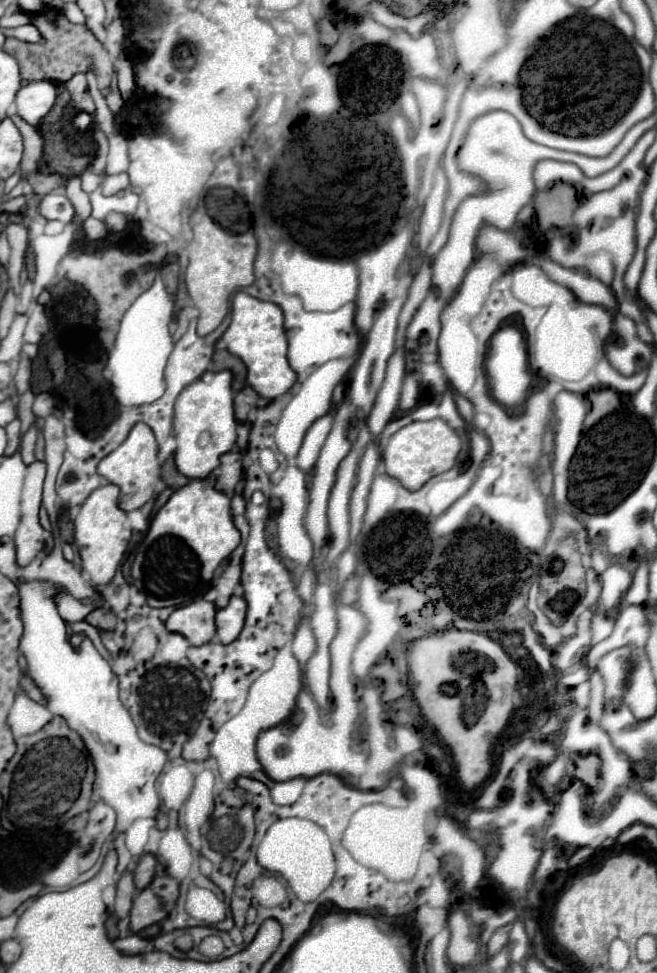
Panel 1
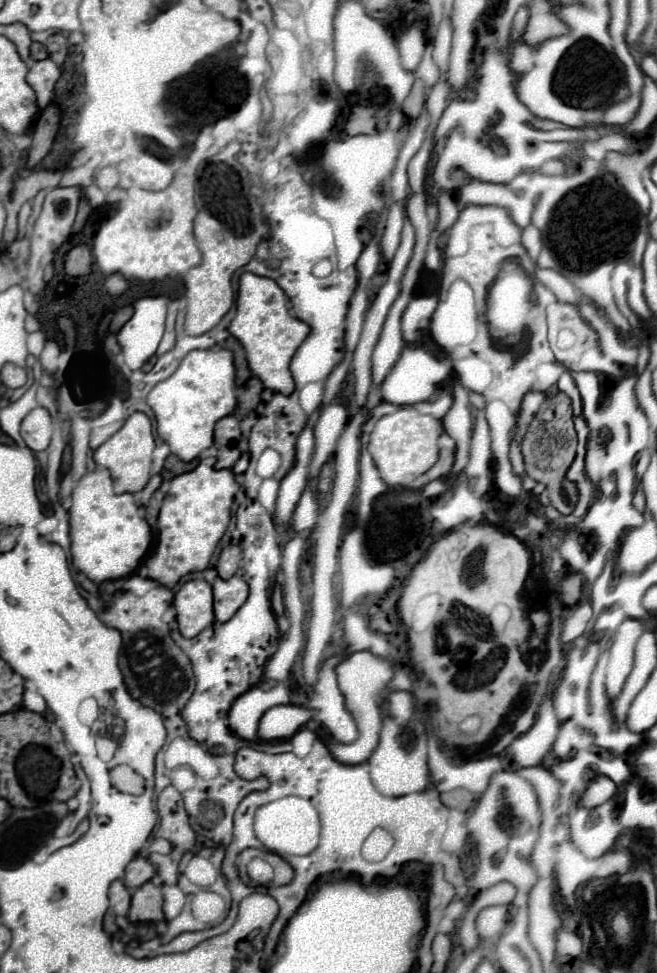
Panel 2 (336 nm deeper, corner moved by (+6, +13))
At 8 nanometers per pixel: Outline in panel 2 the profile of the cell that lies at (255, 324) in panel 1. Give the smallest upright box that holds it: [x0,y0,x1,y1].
[229,272,311,396]

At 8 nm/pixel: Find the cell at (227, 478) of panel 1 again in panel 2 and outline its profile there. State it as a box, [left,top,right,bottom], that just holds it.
[215,416,241,468]

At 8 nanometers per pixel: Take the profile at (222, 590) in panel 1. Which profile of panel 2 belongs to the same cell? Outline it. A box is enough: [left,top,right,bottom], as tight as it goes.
[217,546,239,580]

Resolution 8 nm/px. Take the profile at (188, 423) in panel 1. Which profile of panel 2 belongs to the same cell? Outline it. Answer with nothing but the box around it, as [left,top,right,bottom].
[147,348,235,462]

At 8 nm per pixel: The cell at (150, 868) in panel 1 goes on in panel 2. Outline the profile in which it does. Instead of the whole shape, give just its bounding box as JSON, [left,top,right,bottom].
[123,856,155,888]

